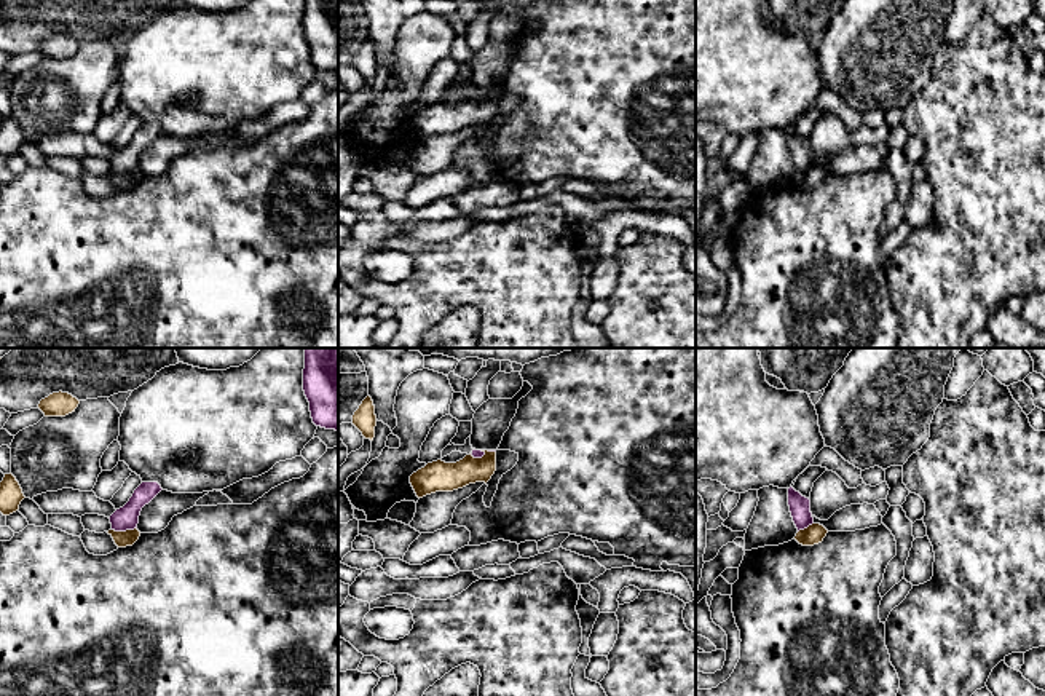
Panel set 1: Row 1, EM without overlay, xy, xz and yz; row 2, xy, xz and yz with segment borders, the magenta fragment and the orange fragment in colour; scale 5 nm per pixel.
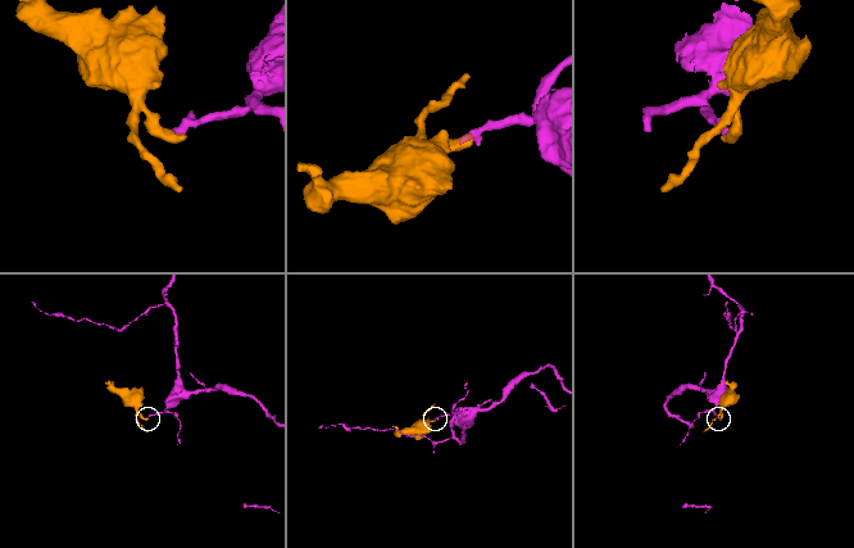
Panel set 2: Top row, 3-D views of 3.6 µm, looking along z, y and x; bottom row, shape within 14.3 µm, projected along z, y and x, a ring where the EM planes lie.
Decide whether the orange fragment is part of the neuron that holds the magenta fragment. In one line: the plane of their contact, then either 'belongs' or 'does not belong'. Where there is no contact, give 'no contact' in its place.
meets magenta in xy; does not belong

